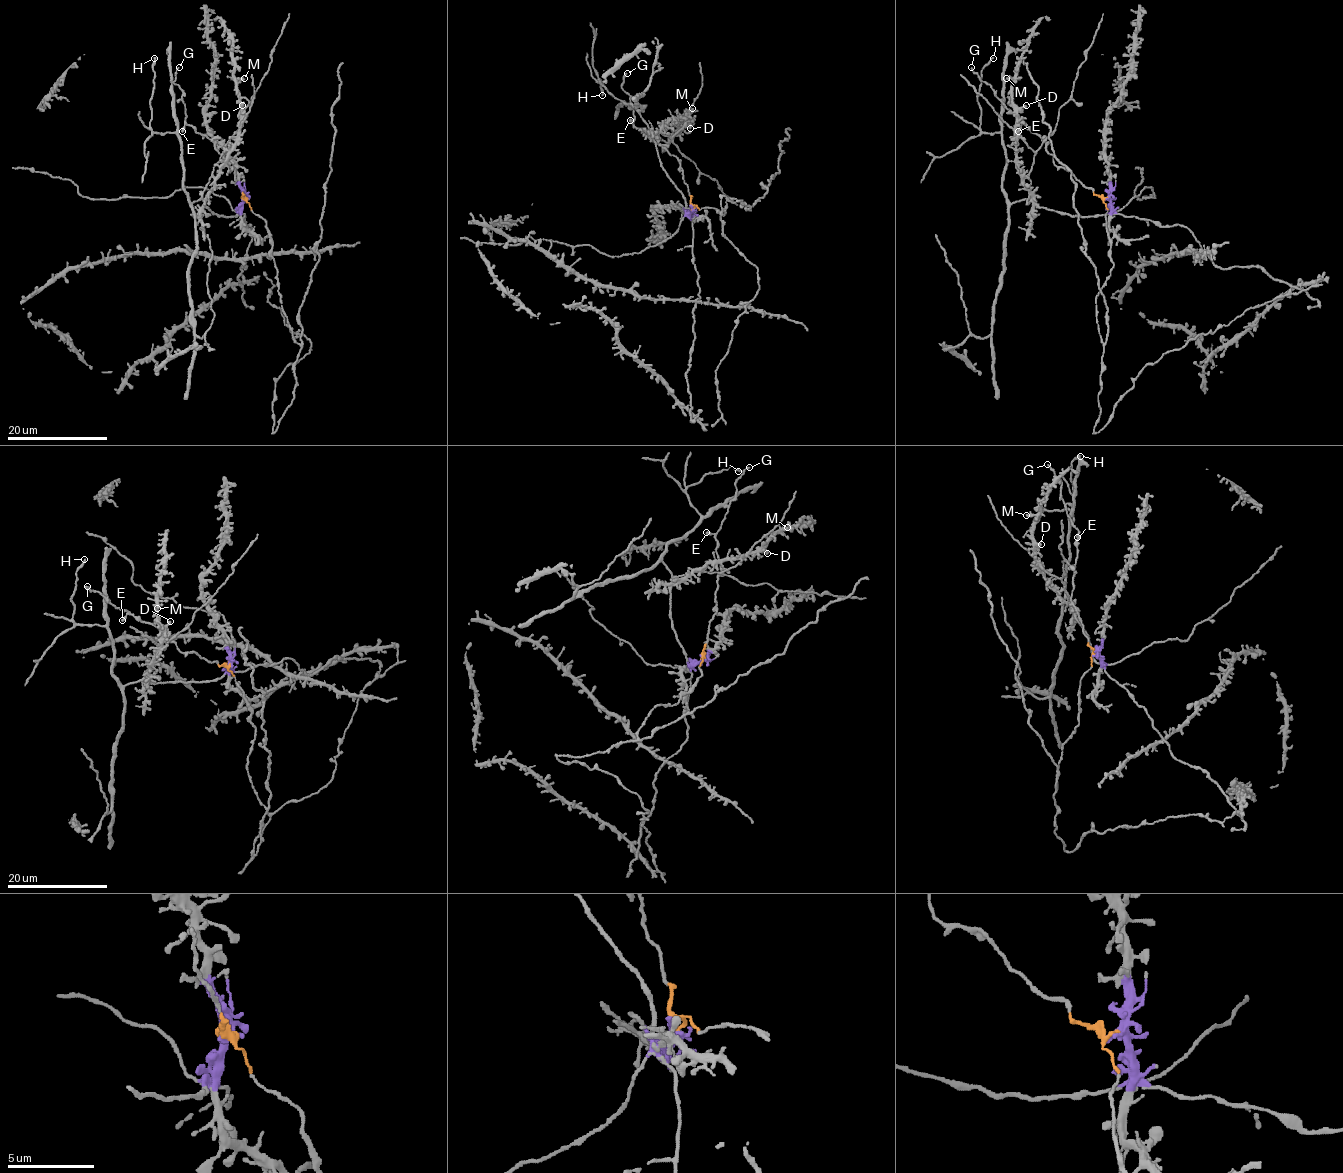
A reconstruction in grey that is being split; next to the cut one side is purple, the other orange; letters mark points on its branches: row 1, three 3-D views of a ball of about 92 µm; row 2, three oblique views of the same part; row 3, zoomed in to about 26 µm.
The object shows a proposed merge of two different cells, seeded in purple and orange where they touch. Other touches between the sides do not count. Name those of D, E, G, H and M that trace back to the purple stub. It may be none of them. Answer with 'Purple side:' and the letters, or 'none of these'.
Purple side: D, H, M

